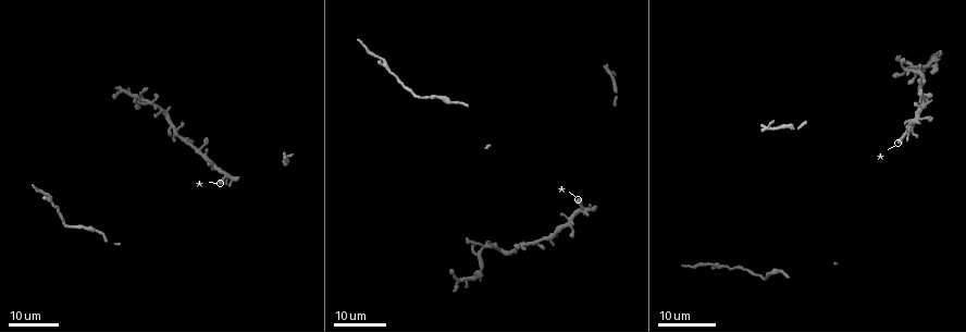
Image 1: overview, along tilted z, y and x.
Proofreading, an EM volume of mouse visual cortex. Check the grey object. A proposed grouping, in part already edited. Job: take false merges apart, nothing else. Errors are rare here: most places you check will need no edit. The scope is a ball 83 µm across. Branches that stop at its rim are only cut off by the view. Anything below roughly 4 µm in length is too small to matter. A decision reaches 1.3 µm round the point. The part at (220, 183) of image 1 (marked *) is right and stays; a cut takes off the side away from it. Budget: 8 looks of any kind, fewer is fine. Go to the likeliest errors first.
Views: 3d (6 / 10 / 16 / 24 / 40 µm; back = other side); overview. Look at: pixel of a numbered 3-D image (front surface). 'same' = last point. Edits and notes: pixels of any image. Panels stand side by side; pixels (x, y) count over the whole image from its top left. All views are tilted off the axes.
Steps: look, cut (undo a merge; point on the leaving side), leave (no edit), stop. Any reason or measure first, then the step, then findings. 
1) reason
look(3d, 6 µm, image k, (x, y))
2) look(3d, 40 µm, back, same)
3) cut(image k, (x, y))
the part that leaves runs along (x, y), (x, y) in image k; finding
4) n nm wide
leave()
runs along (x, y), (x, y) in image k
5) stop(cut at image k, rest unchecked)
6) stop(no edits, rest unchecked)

four-way junction
look(3d, 16 µm, image 1, (484, 246))

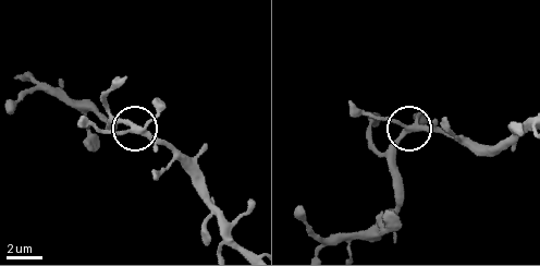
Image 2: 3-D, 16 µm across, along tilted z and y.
look(3d, 10 µm, image 2, (408, 125))

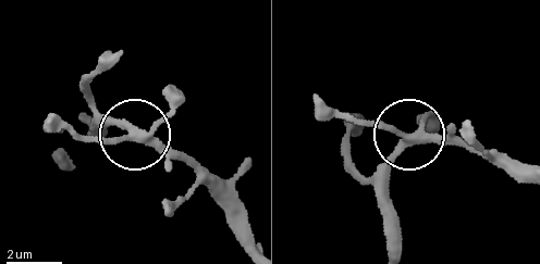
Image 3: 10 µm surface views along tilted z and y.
leave()
runs along (253, 234), (179, 155), (134, 137), (71, 136) in image 3; one neuron here

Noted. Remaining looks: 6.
four-way junction
look(3d, 24 µm, image 1, (476, 279))

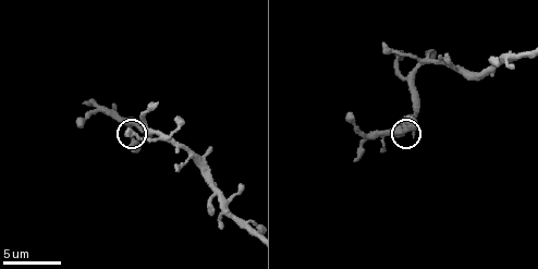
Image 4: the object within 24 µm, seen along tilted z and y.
closer look
look(3d, 10 µm, image 4, (402, 131))

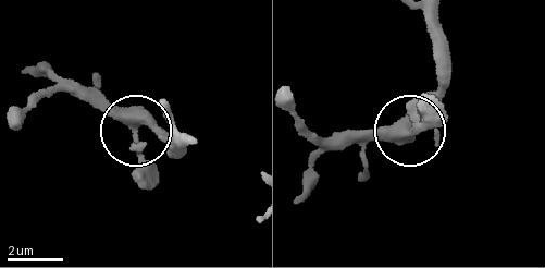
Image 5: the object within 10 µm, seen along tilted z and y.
look(3d, 6 µm, image 5, (135, 138))

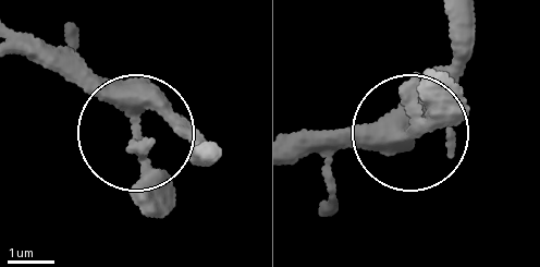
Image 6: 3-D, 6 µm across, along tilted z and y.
340 nm wide
leave()
all the same neuron

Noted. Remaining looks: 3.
narrows sharply
look(3d, 10 µm, image 4, (217, 192))

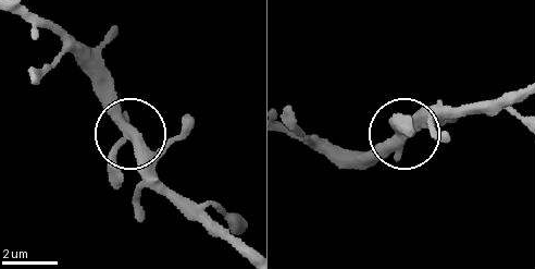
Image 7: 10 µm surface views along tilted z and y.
look(3d, 6 µm, image 7, (131, 134))

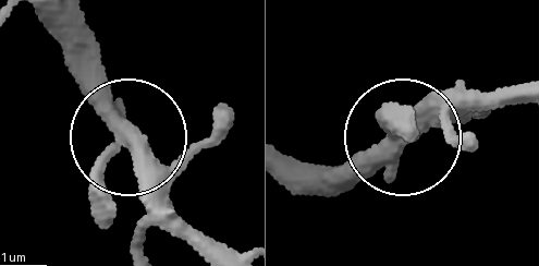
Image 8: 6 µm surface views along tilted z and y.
leave()
continuous, no second neuron

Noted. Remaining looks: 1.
stop(no edits, rest unchecked)

